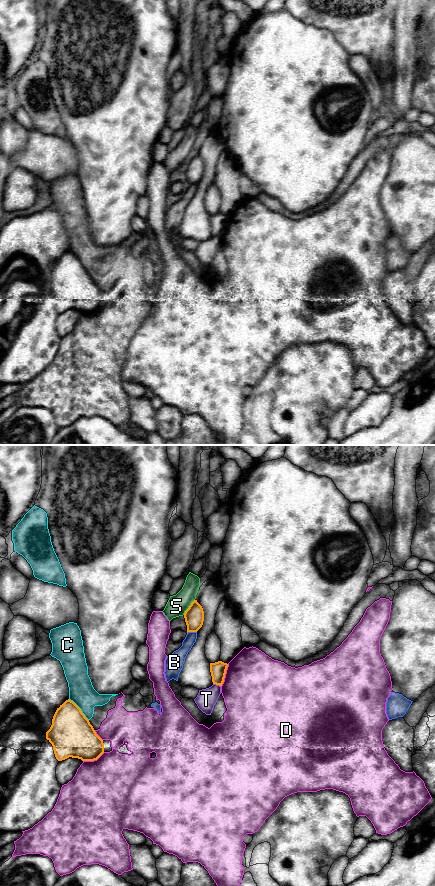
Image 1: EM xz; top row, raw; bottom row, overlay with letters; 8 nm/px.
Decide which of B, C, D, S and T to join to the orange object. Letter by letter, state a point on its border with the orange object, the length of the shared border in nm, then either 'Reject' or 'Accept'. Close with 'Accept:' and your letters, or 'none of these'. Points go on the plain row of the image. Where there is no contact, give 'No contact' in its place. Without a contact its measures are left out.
B: Touches orange at xz (191, 183). Shared border 80 nm. Reject
C: Touches orange at xz (80, 261). Shared border 240 nm. Reject
D: Touches orange at xz (224, 227). Shared border 190 nm. Reject
S: Touches orange at xz (189, 159). Shared border 160 nm. Reject
T: Touches orange at xz (217, 236). Shared border 70 nm. Reject
Accept: none of these

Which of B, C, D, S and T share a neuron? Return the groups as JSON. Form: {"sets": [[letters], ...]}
{"sets": [["B"], ["C", "T"], ["D"], ["S"]]}

